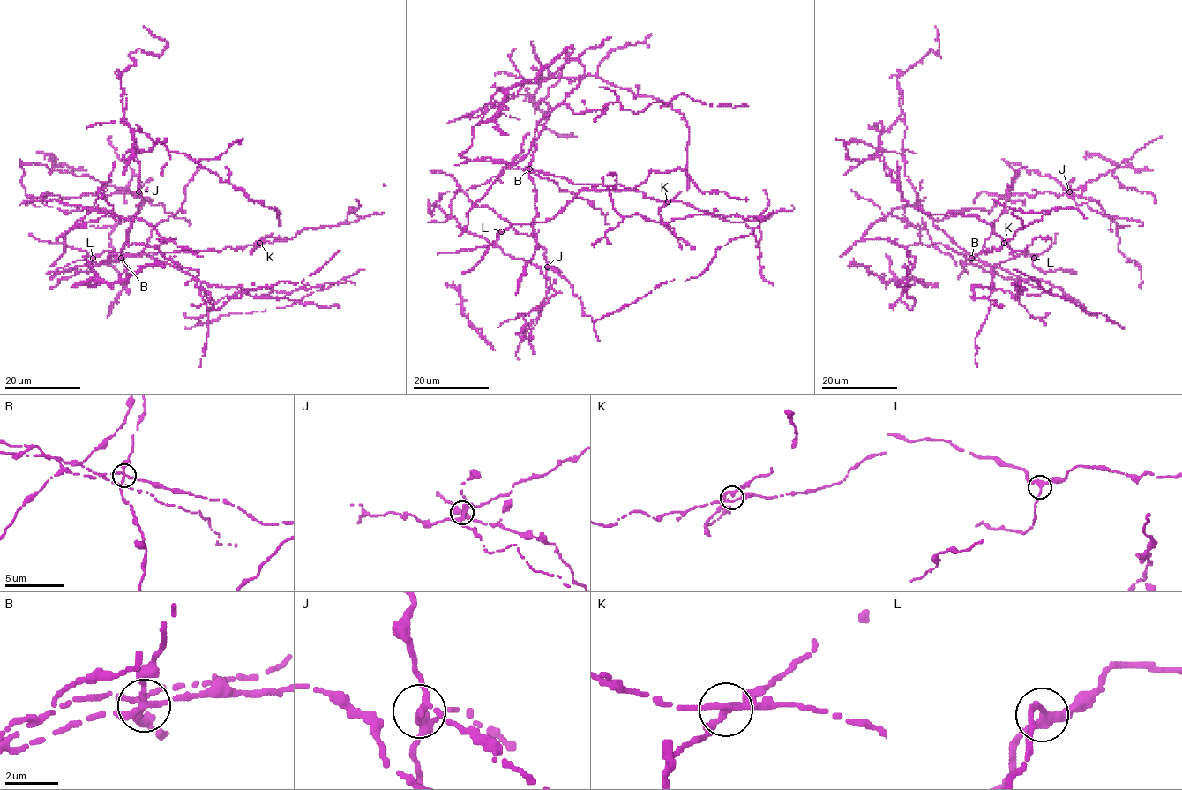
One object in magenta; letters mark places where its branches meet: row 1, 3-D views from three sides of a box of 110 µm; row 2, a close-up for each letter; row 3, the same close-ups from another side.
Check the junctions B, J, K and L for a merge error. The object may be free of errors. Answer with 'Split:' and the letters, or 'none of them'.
Split: B

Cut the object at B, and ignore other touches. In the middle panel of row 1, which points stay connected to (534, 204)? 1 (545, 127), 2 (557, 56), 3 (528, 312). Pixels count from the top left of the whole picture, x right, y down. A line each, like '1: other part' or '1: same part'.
1: same part
2: other part
3: other part

